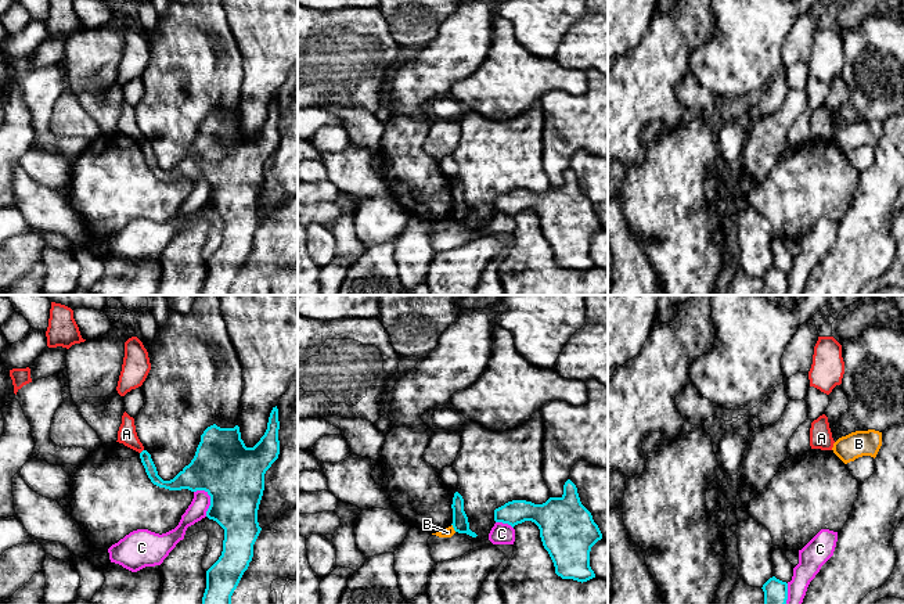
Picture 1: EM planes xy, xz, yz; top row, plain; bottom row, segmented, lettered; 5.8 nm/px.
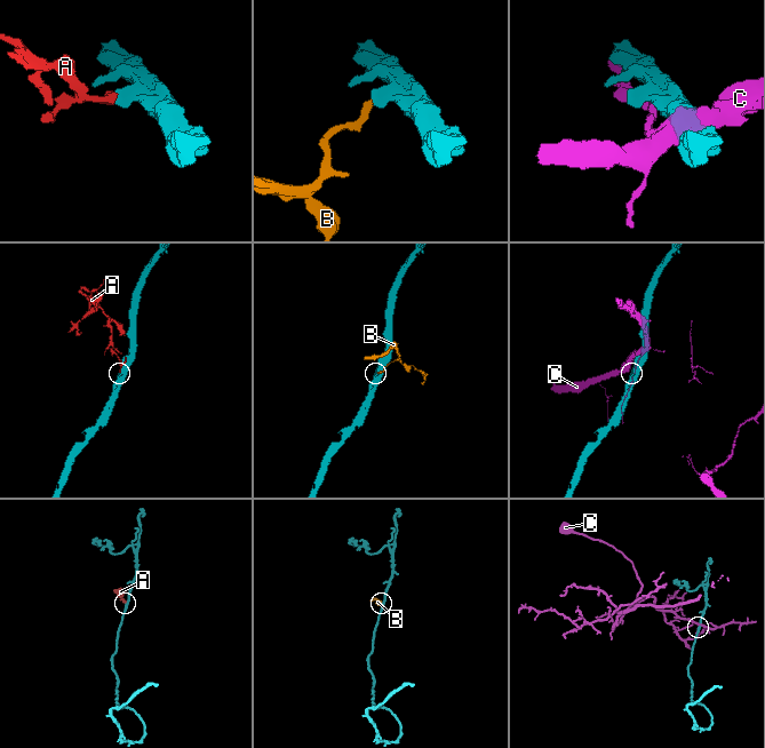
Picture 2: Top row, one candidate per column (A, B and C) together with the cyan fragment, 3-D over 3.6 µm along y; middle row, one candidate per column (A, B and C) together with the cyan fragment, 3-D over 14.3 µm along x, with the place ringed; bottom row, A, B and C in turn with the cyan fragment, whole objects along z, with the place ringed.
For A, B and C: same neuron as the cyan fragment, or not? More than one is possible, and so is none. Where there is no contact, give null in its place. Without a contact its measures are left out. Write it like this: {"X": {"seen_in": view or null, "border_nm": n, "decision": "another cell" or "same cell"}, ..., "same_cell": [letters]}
{"A": {"seen_in": "xy", "border_nm": 40, "decision": "another cell"}, "B": {"seen_in": "xz", "border_nm": 50, "decision": "another cell"}, "C": {"seen_in": "xy", "border_nm": 170, "decision": "another cell"}, "same_cell": []}

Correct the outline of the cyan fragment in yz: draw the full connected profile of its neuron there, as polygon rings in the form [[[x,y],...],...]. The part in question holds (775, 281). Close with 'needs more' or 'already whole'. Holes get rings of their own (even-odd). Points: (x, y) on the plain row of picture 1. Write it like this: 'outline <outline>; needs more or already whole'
outline [[[775,266],[770,267],[763,274],[764,281],[764,294],[763,295],[785,295],[788,290],[788,273],[777,269]]]; already whole

